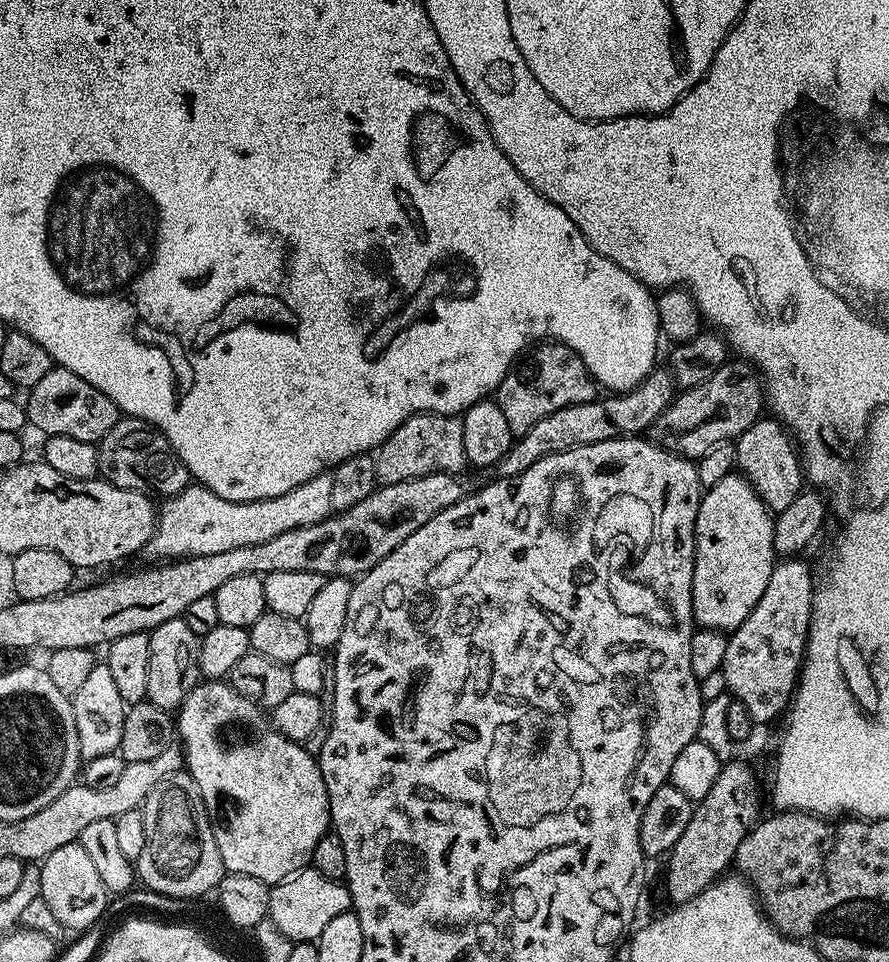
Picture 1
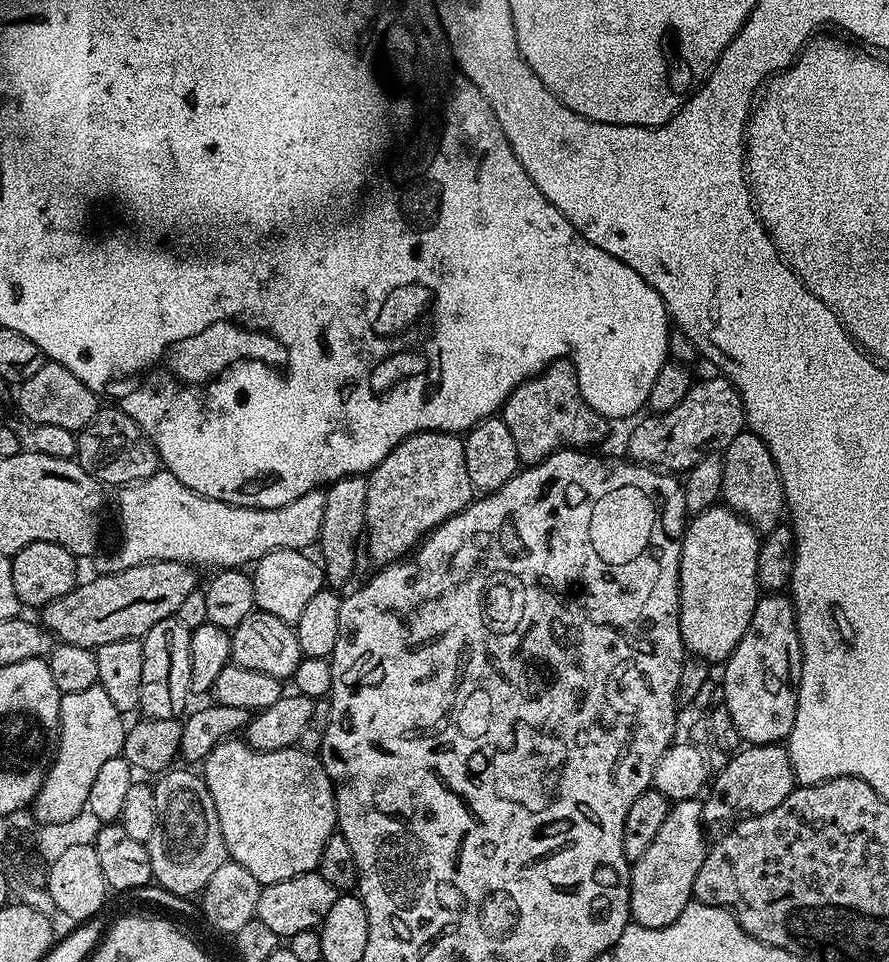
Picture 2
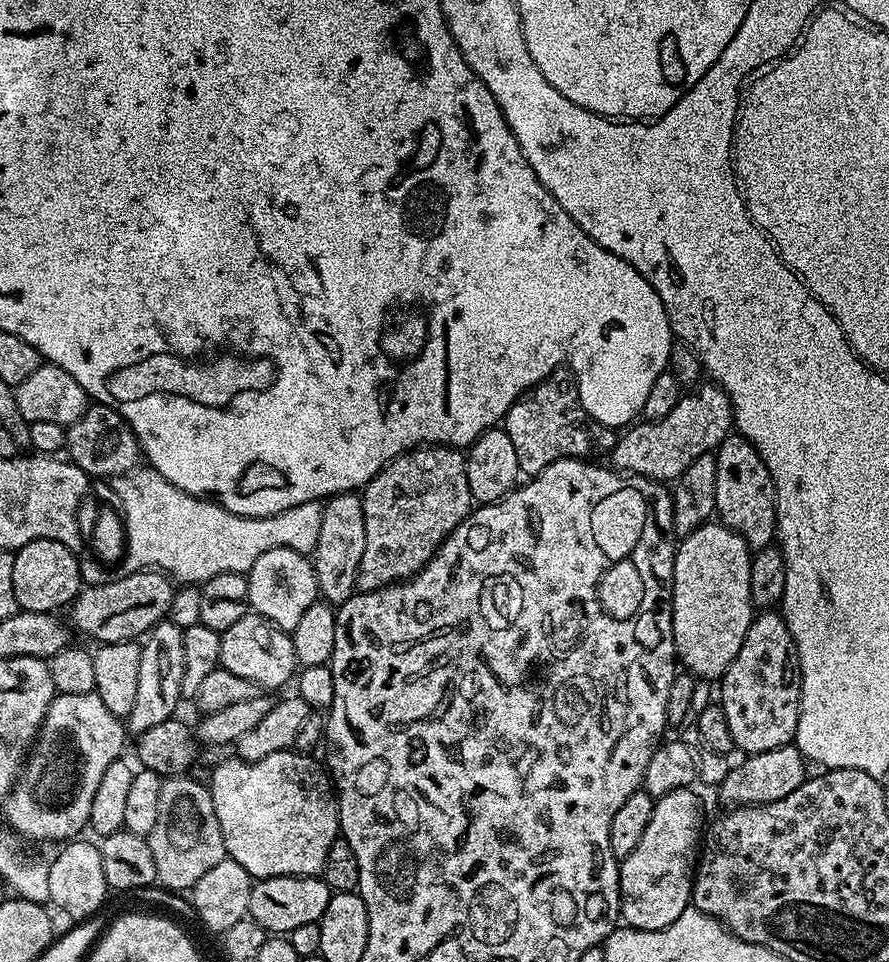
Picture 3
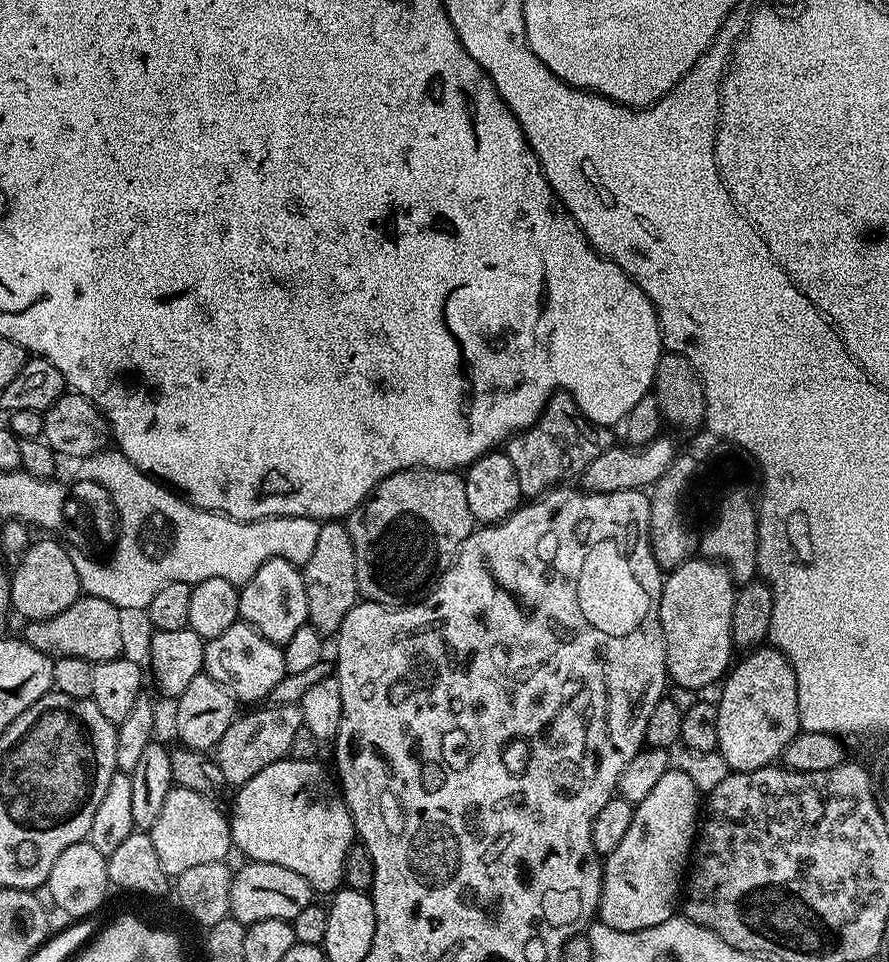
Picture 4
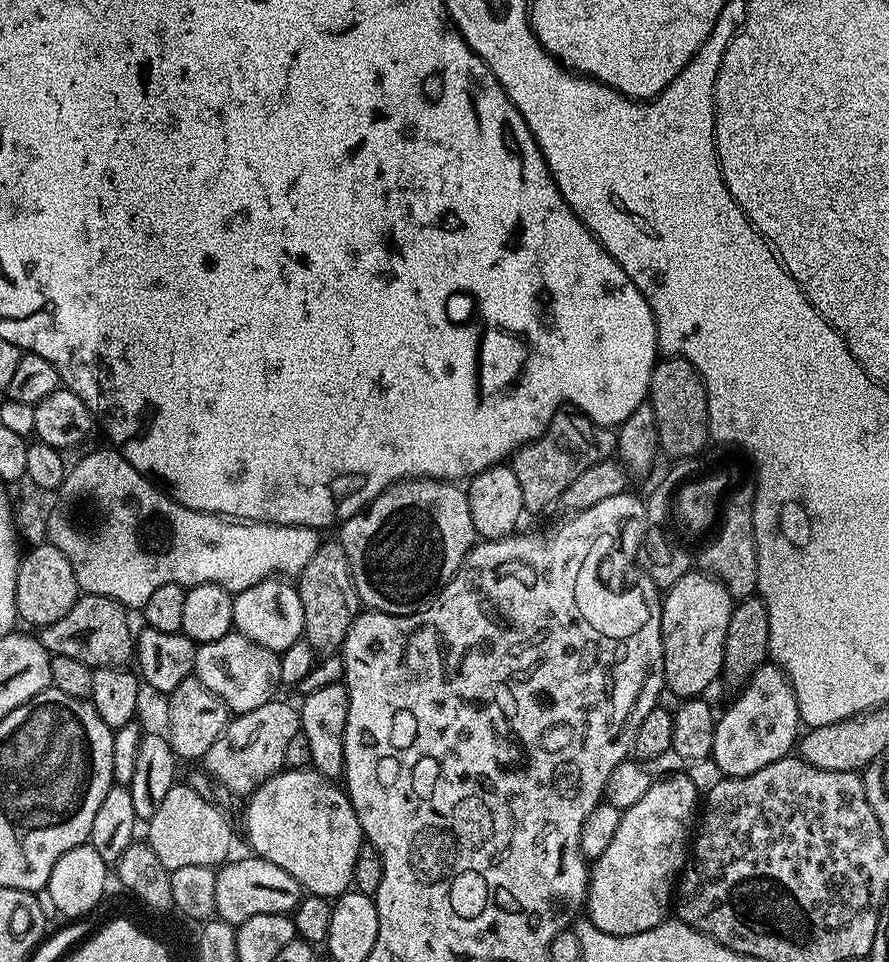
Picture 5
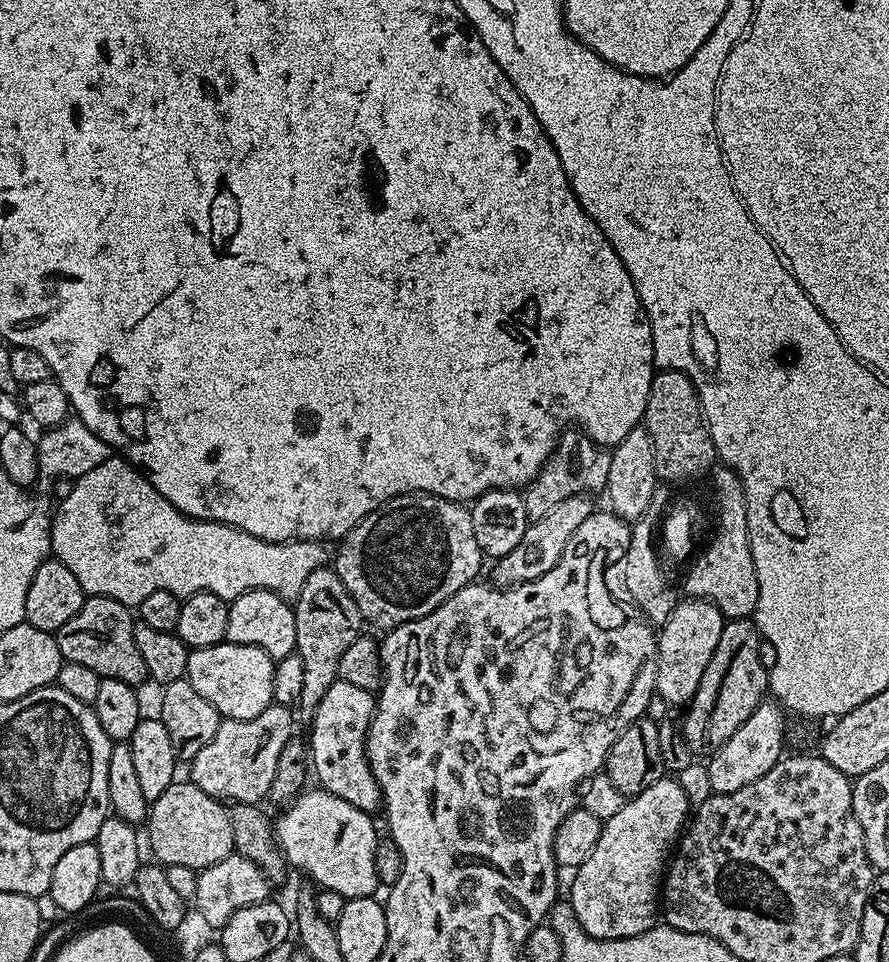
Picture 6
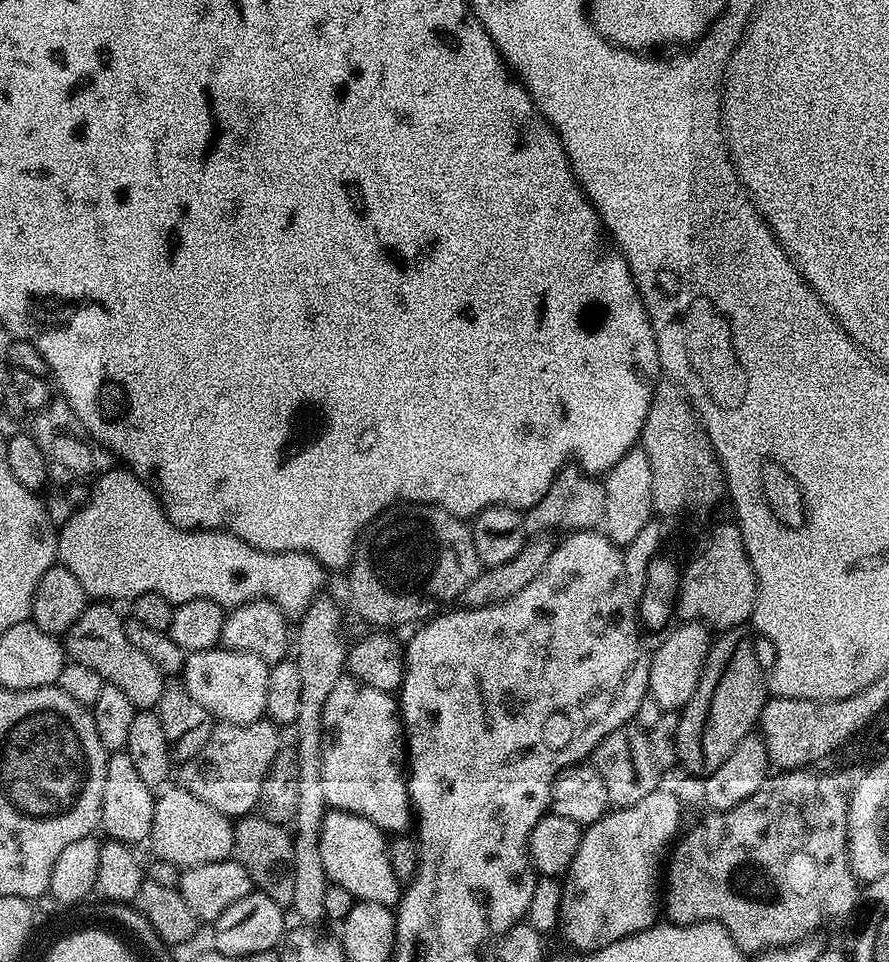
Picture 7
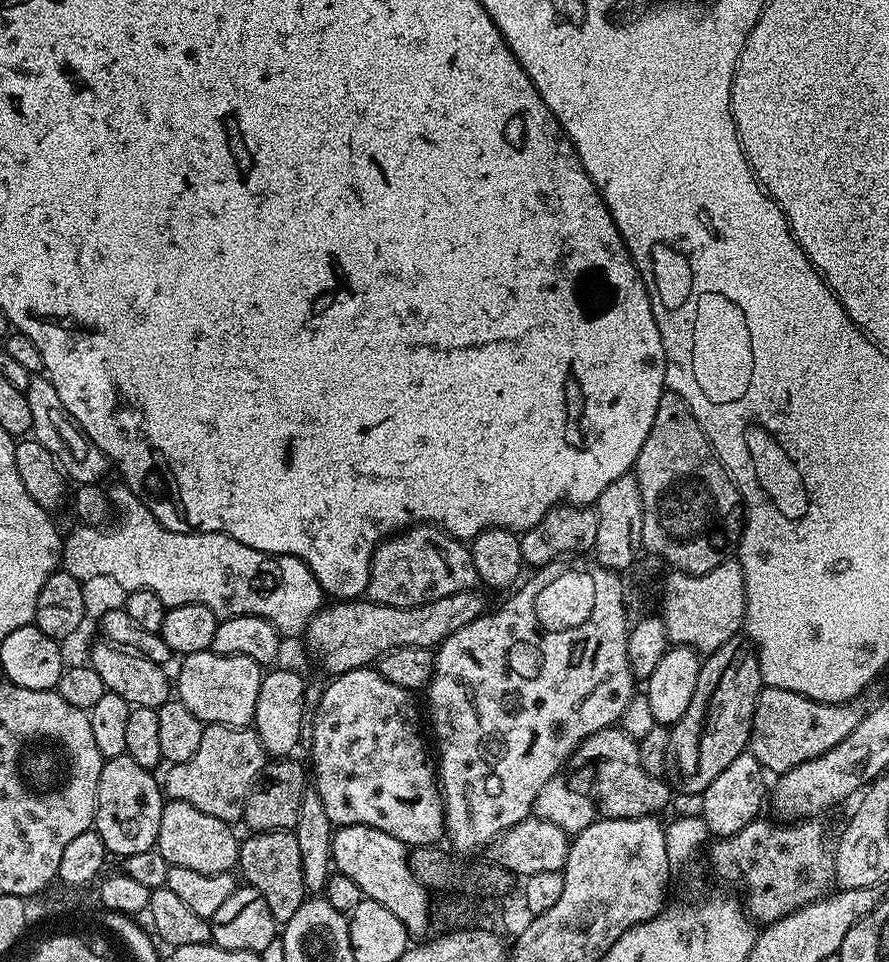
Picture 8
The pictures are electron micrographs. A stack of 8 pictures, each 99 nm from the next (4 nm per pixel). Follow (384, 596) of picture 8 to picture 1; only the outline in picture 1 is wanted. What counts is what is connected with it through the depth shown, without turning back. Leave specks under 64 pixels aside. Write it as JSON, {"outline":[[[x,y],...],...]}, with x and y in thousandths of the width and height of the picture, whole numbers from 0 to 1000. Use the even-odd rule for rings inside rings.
{"outline":[[[475,428],[452,439],[452,443],[448,443],[448,447],[443,447],[422,471],[424,500],[433,504],[470,499],[489,491],[517,493],[526,482],[524,464],[520,459],[521,442],[516,431],[495,432],[490,428]]]}

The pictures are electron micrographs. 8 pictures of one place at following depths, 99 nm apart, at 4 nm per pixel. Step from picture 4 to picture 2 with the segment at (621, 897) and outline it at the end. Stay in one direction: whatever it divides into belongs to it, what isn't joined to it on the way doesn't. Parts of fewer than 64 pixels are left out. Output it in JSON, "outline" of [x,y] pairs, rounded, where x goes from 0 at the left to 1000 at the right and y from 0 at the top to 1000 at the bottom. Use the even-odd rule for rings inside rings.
{"outline":[[[786,831],[764,832],[751,841],[749,854],[736,875],[727,881],[727,888],[718,892],[709,902],[710,955],[728,965],[754,963],[772,946],[780,935],[781,913],[794,889],[794,877],[787,863],[787,847],[792,840]]]}

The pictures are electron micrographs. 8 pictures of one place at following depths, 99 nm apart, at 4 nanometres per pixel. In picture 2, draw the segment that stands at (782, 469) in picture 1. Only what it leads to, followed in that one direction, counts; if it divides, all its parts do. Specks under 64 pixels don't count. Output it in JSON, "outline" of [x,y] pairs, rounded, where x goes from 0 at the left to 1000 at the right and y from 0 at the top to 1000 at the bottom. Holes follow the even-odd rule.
{"outline":[[[838,447],[813,467],[814,496],[812,497],[812,520],[816,525],[831,532],[850,550],[863,555],[883,540],[884,521],[882,501],[876,484],[872,480],[862,459],[852,449]]]}

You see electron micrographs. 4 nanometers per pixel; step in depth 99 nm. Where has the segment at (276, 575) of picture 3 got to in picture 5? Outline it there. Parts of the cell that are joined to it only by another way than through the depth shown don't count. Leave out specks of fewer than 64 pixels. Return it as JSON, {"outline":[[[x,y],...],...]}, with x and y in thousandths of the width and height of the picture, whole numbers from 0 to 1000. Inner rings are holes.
{"outline":[[[303,601],[264,616],[261,625],[262,654],[271,657],[277,663],[290,667],[290,672],[299,672],[299,676],[312,680],[331,672],[331,667],[335,667],[342,660],[342,639],[336,614],[324,607],[327,606],[319,601]]]}

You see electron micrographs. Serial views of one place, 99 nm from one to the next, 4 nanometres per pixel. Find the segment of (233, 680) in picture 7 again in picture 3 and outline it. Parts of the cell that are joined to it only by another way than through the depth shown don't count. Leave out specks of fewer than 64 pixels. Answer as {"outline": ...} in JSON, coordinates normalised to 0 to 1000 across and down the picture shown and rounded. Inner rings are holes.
{"outline":[[[280,634],[263,647],[263,651],[247,658],[246,693],[259,696],[259,701],[265,701],[268,705],[280,707],[289,716],[313,717],[334,698],[331,667],[325,658]]]}

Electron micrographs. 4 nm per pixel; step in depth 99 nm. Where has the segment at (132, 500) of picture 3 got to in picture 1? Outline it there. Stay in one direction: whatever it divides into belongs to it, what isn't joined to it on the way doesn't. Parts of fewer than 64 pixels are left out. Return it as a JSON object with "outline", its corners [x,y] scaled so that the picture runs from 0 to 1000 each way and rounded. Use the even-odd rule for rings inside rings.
{"outline":[[[372,494],[354,495],[349,501],[335,505],[313,518],[282,520],[276,524],[245,518],[235,507],[224,505],[206,507],[198,515],[188,517],[181,523],[184,524],[181,528],[179,525],[171,556],[164,562],[164,570],[168,570],[173,577],[180,578],[175,580],[206,580],[208,578],[226,578],[227,576],[250,576],[250,572],[268,572],[270,568],[298,565],[305,560],[313,559],[315,555],[322,555],[324,551],[353,547],[375,535],[373,523],[371,522],[372,504]]]}

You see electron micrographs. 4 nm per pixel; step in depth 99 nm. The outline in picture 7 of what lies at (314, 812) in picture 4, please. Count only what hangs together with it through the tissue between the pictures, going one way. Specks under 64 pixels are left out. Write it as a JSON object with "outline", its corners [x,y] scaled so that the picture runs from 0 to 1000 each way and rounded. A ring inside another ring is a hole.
{"outline":[[[370,842],[362,854],[360,883],[362,900],[367,900],[367,909],[372,918],[385,921],[385,925],[394,925],[402,937],[449,941],[452,920],[448,913],[443,913],[443,904],[439,904],[436,873],[433,866],[412,850],[398,845]]]}

